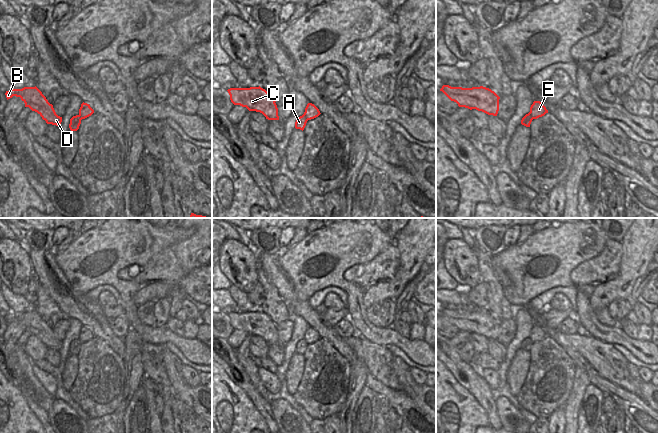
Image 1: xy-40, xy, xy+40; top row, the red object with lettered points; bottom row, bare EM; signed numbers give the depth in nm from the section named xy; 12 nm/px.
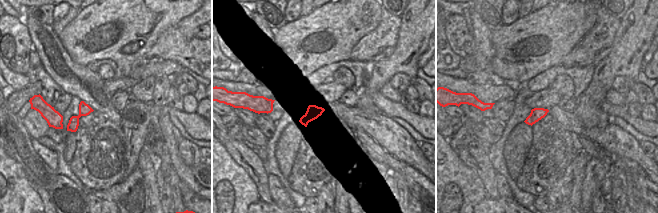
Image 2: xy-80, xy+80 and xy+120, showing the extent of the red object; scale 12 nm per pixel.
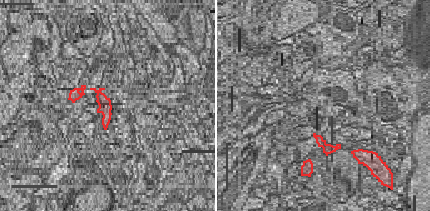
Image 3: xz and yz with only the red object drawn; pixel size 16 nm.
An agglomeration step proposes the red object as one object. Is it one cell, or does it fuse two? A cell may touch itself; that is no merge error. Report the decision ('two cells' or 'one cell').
two cells

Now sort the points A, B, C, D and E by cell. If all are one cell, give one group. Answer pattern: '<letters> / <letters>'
A B C D / E

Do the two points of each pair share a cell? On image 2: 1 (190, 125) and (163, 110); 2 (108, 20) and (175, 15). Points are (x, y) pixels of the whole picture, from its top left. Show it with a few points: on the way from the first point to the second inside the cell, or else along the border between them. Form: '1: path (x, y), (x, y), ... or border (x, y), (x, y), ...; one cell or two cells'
1: path (183, 118), (170, 111); one cell
2: path (125, 16), (158, 16); one cell

